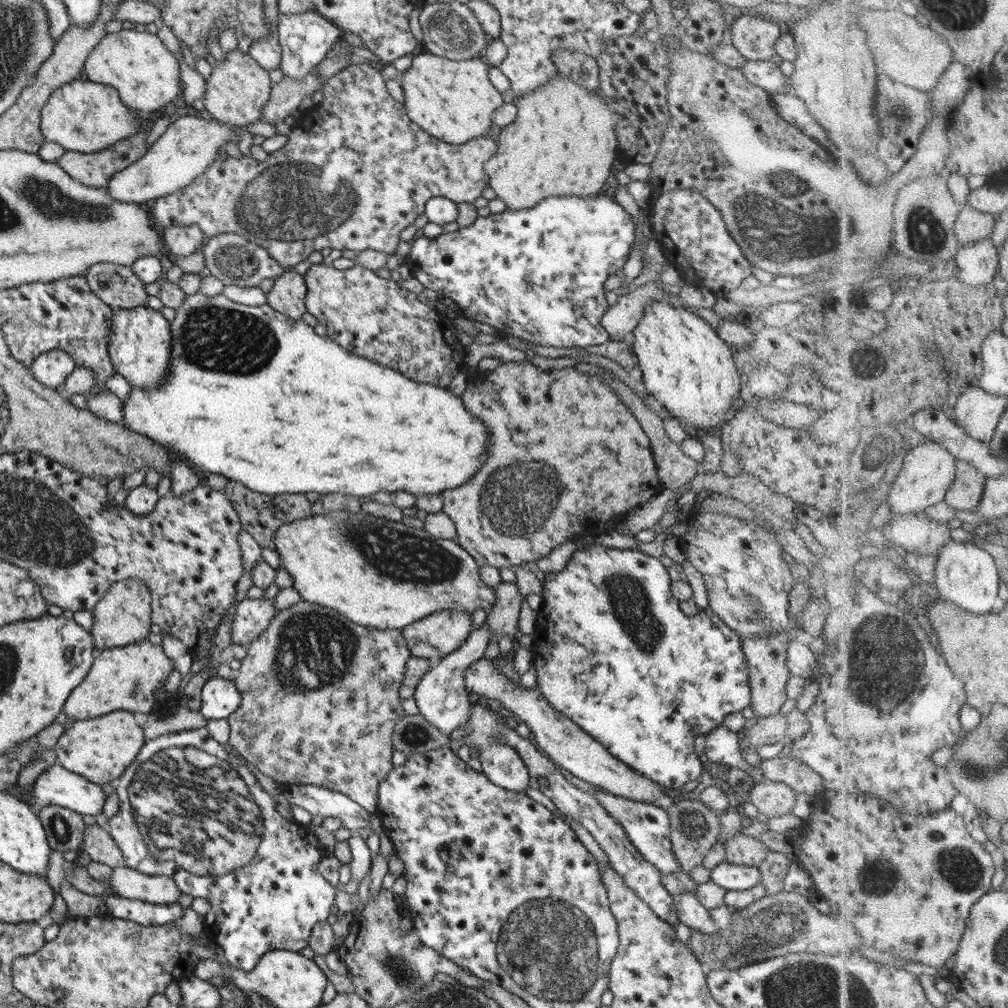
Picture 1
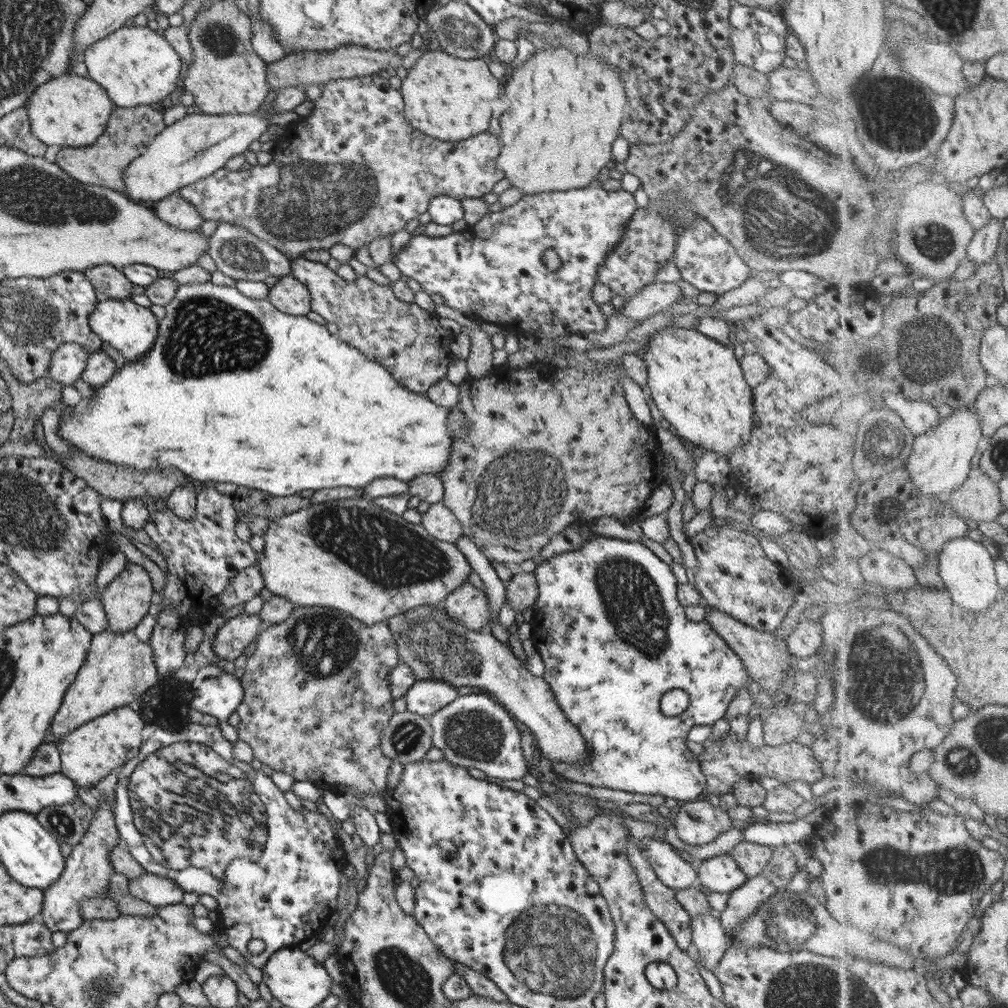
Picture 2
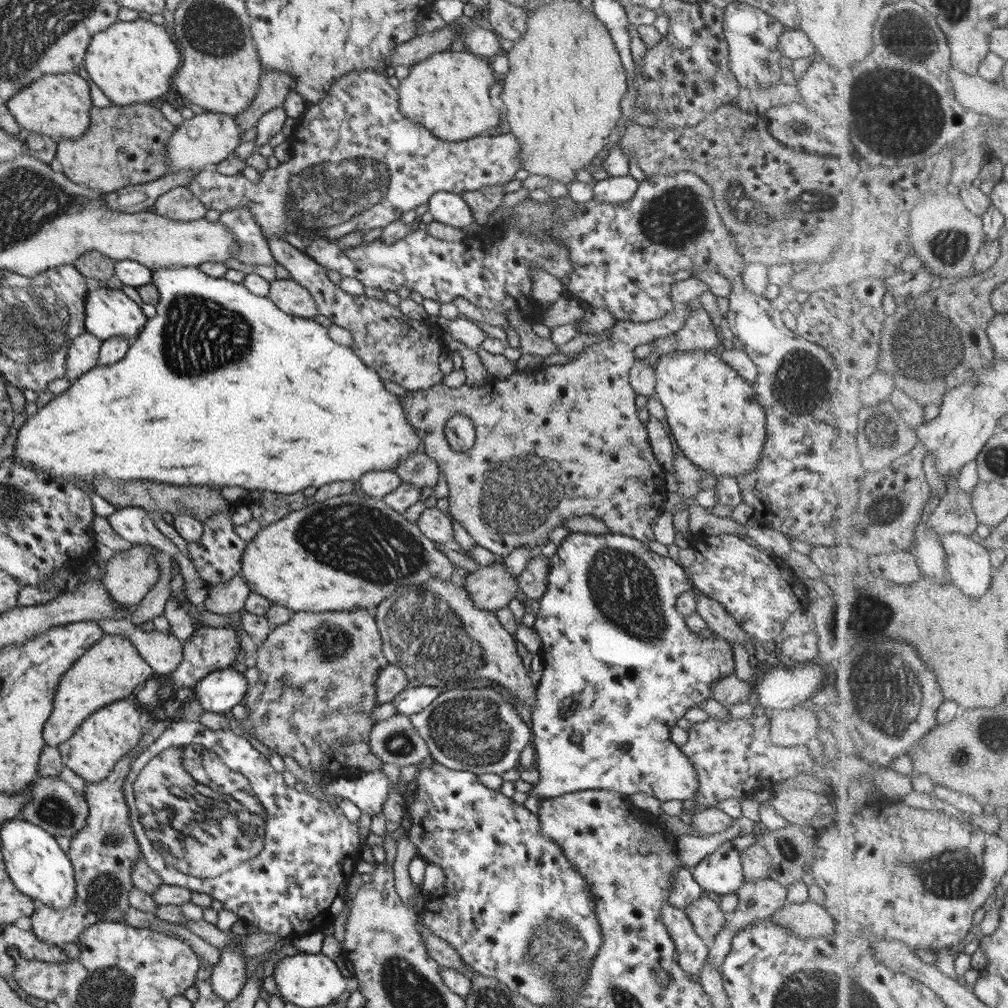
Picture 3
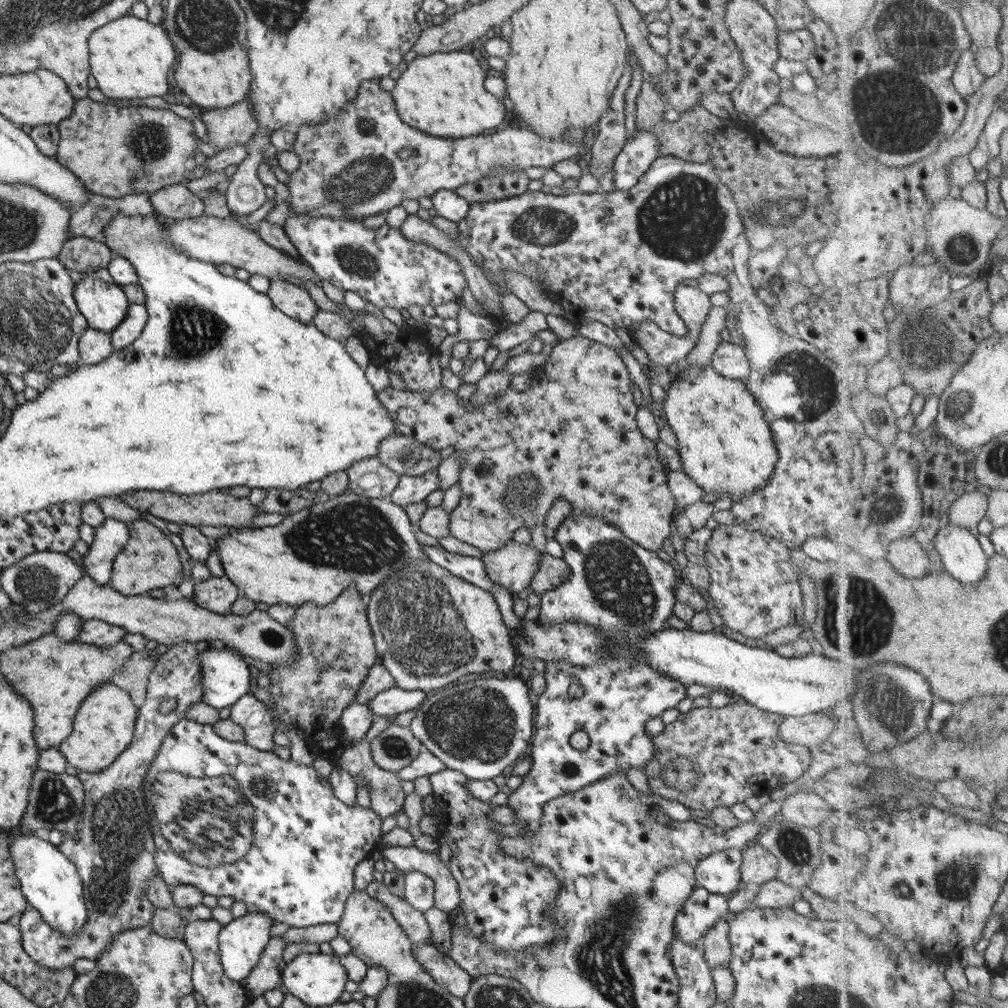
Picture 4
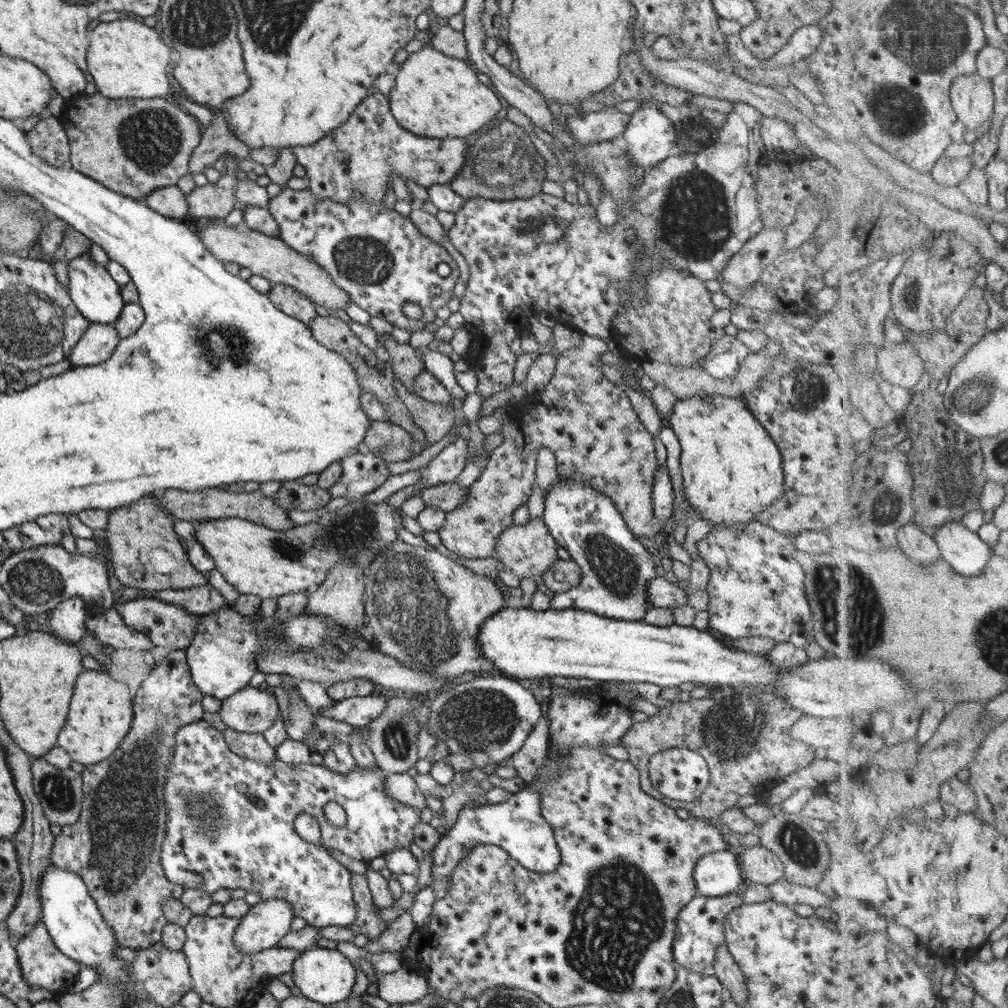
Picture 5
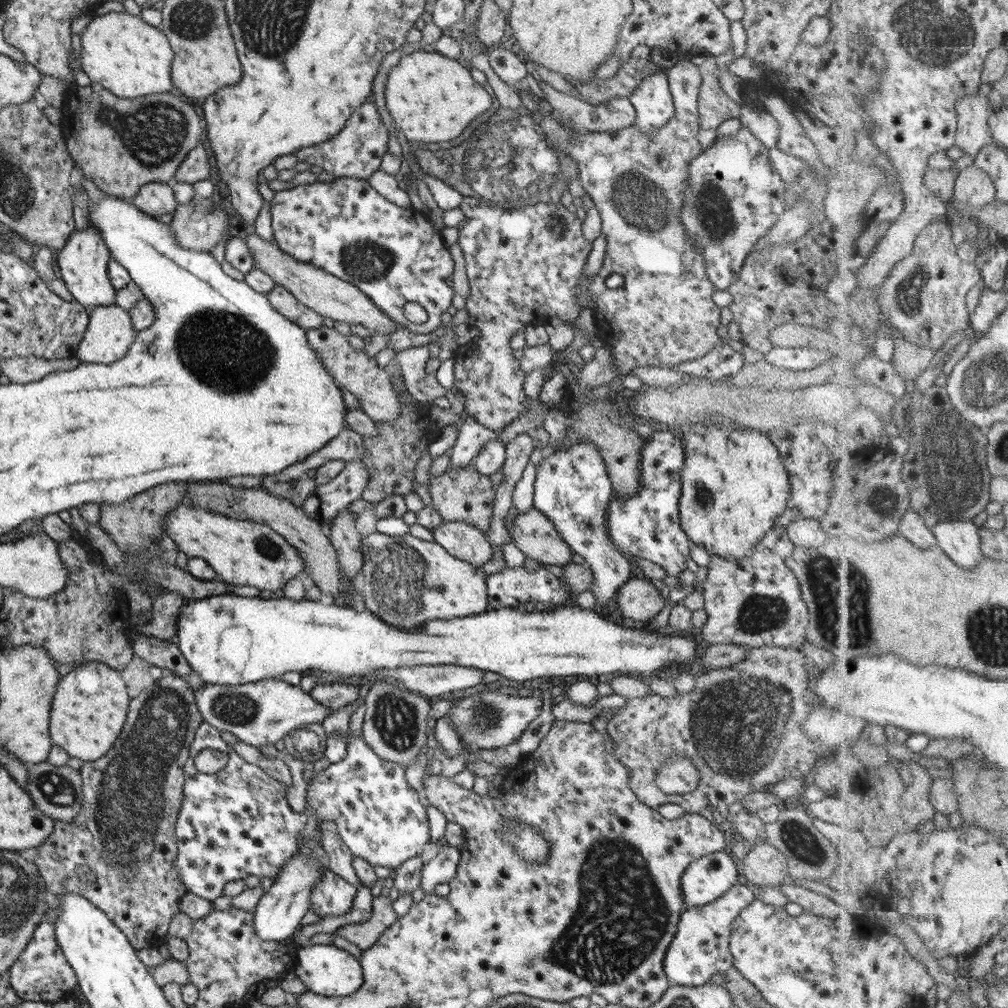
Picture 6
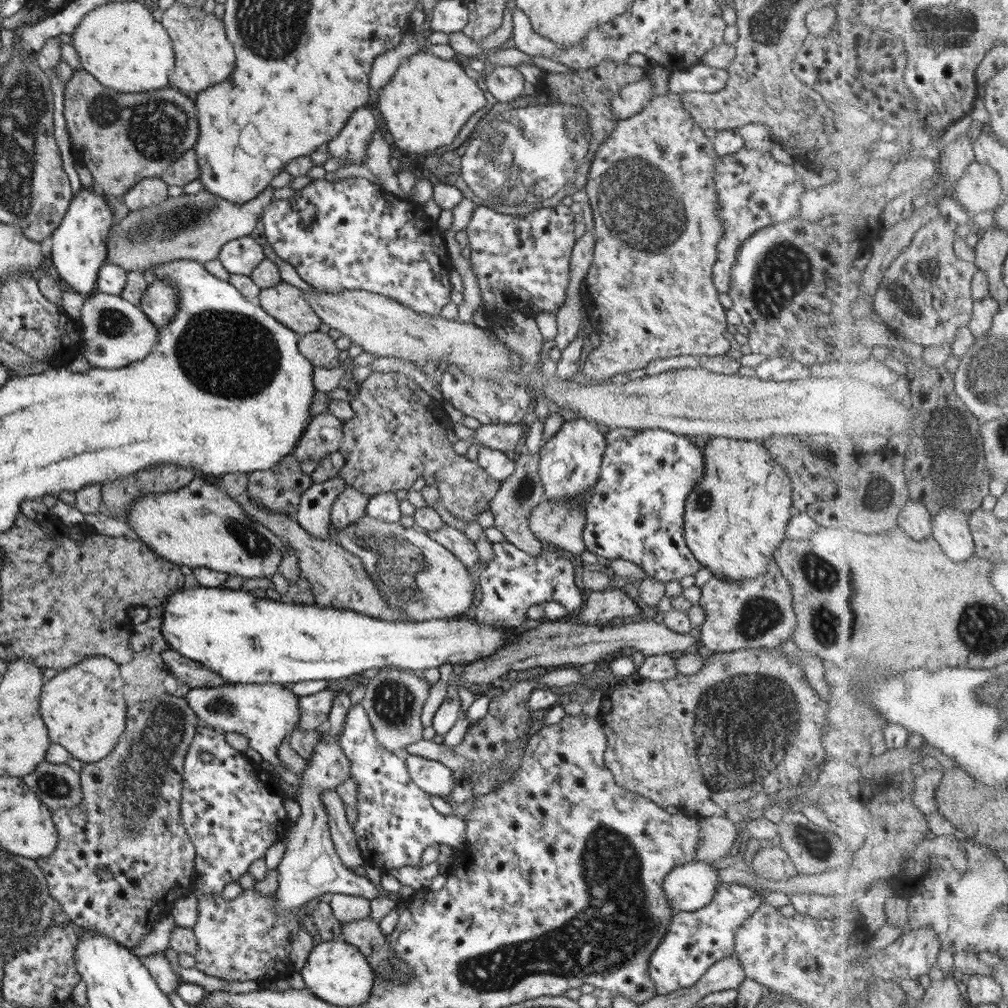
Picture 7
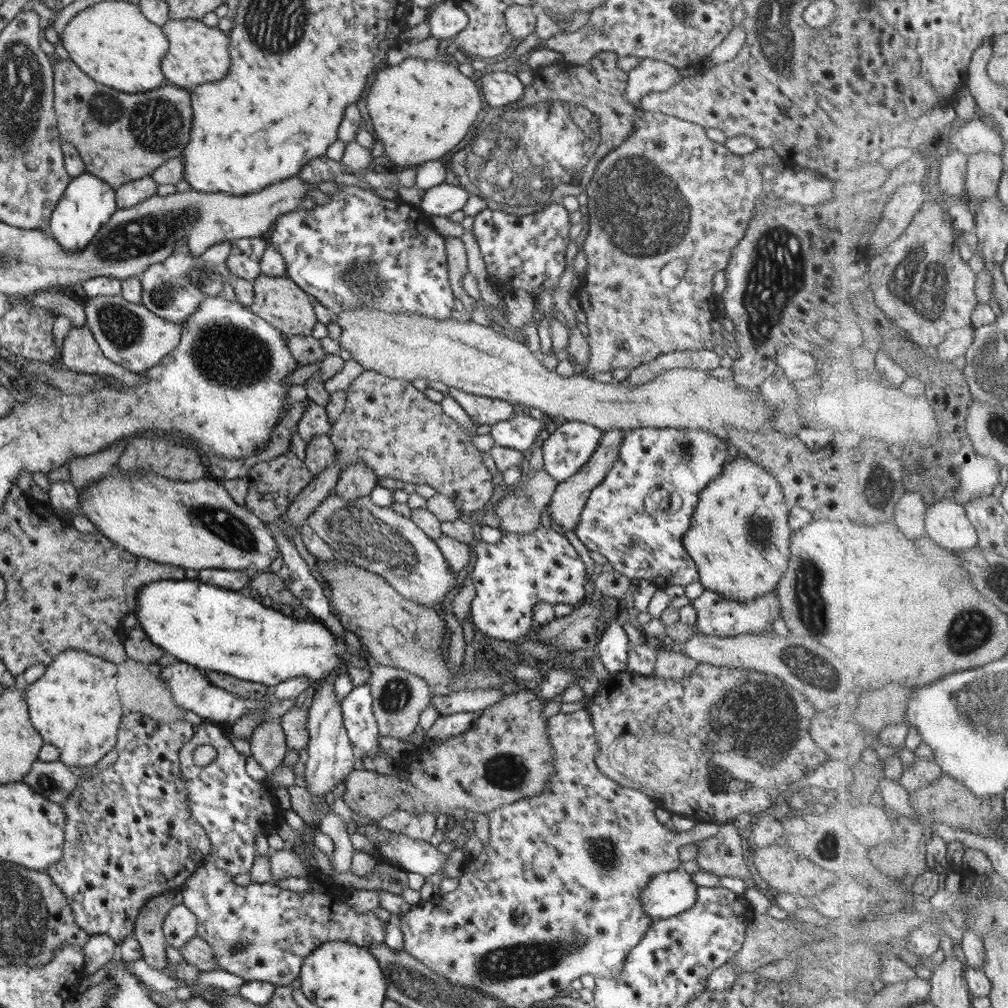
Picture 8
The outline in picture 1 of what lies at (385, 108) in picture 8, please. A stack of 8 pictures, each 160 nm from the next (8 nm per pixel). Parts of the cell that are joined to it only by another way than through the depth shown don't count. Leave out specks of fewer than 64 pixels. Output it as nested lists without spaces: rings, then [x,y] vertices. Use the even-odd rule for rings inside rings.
[[[417,50],[409,69],[398,80],[403,90],[403,105],[407,117],[423,132],[446,141],[447,144],[463,144],[475,136],[481,136],[491,126],[493,110],[503,104],[501,93],[487,80],[488,68],[481,57],[455,61]]]

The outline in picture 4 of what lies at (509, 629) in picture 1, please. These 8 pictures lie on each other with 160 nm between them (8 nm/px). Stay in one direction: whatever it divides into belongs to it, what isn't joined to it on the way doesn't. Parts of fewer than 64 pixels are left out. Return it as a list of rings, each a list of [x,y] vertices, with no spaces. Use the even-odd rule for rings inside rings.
[[[543,553],[537,563],[537,571],[533,573],[528,584],[530,592],[541,594],[553,588],[557,588],[569,577],[569,568],[561,558],[553,558],[547,553]]]

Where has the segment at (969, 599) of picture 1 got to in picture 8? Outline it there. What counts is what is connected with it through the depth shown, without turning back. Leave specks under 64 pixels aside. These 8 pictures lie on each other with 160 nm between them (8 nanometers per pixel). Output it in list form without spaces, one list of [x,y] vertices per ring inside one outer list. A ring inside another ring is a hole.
[[[940,500],[926,512],[926,533],[941,548],[958,553],[977,547],[977,532],[956,500]]]

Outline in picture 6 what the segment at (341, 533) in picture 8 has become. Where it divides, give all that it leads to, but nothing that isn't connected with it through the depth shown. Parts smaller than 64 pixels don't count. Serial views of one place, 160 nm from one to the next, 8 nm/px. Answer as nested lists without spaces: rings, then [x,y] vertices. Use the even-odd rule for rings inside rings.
[[[373,532],[362,538],[360,550],[363,566],[359,574],[357,592],[363,598],[365,610],[392,627],[410,631],[426,620],[458,619],[487,611],[487,575],[483,569],[457,560],[434,541],[418,540],[409,533],[401,536],[385,536]]]

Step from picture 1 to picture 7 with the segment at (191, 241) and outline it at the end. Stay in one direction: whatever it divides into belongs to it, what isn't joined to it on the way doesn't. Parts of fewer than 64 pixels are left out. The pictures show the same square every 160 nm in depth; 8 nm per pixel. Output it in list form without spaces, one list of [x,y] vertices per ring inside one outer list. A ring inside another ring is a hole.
[[[159,176],[141,179],[125,192],[122,201],[129,211],[139,210],[149,205],[163,203],[167,198],[167,188]]]

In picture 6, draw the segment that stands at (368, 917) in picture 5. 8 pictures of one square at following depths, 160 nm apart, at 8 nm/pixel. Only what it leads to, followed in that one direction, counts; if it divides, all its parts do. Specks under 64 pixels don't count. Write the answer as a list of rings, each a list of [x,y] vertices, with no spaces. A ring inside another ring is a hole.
[[[324,821],[318,824],[320,846],[329,858],[327,867],[341,877],[348,887],[357,889],[359,888],[359,880],[351,866],[352,854],[344,846],[344,842],[335,835],[335,825],[335,823],[329,824],[329,822]]]

